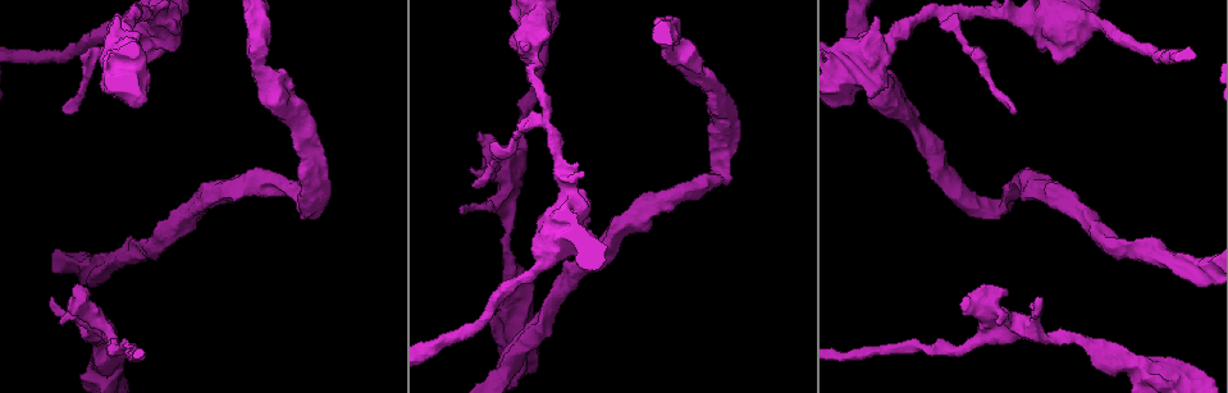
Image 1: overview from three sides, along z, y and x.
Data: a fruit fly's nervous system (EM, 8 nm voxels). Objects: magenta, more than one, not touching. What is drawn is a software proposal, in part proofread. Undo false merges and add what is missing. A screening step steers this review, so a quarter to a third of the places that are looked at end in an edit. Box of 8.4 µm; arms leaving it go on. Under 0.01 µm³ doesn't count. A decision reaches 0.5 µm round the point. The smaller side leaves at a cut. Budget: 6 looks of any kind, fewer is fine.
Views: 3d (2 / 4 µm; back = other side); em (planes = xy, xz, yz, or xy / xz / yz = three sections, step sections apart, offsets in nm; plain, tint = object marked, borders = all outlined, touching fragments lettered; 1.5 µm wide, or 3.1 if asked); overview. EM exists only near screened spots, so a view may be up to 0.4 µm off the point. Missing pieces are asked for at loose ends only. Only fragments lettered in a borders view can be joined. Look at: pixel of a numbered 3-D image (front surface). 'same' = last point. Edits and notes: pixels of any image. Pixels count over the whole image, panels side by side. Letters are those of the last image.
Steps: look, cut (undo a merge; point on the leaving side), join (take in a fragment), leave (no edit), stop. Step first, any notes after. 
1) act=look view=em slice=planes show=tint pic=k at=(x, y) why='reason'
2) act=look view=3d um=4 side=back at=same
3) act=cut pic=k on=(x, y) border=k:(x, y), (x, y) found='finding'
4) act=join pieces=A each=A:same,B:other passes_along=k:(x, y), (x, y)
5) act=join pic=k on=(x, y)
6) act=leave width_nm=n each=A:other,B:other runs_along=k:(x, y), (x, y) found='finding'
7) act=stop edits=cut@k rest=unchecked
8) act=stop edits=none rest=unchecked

act=look view=3d um=2 pic=1 at=(915, 124) why='thick turns thin'

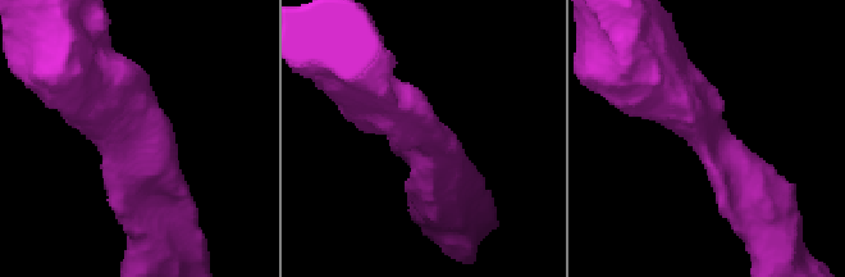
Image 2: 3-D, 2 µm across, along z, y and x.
act=look view=em slice=planes show=borders pic=2 at=(717, 135) arm_widths_nm=380,440 why='shape alone is not enough'

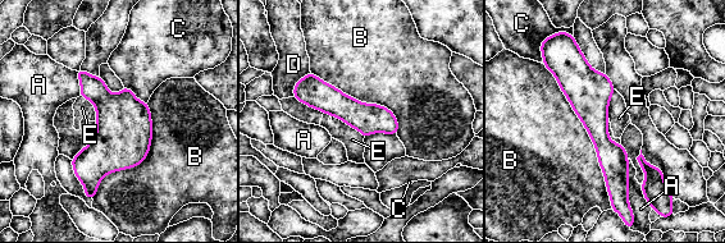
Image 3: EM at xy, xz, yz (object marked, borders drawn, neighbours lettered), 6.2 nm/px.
act=leave each=A:other,B:other,C:other,D:other,E:other runs_along=3:(578, 55), (616, 192) found='one neuron here'

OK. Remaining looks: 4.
act=look view=3d um=2 pic=1 at=(721, 168) why='abrupt turn'

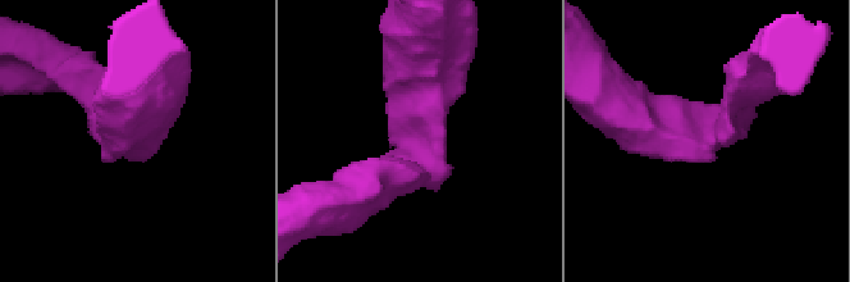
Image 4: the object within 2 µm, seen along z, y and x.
act=look view=em slice=planes show=borders pic=4 at=(716, 135) arm_widths_nm=280,380

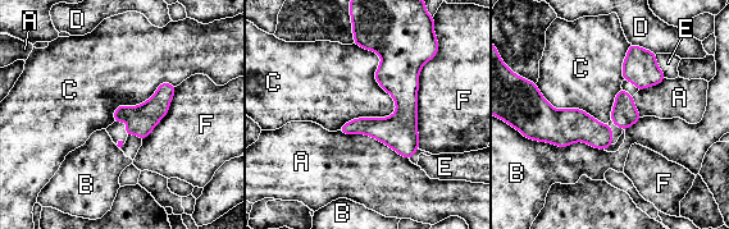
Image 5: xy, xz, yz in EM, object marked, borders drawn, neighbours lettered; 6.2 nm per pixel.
act=leave width_nm=170 each=A:other,B:other,C:other,D:other,E:other,F:other border=5:(354, 42), (396, 109), (338, 129) found='one neuron here'

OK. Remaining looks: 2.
act=look view=em slice=planes show=plain pic=1 at=(471, 168) why='branch stops here'

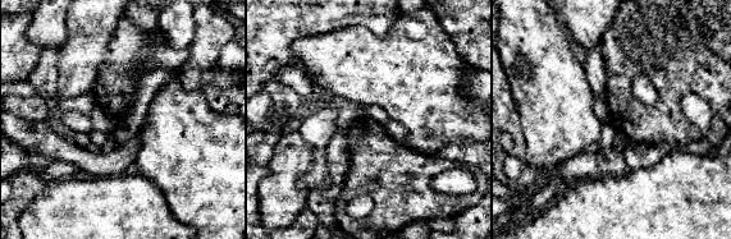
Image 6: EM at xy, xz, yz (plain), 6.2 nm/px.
act=look view=em slice=planes show=borders at=same why='what lies round it'

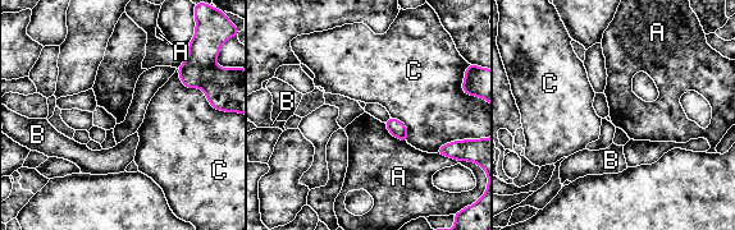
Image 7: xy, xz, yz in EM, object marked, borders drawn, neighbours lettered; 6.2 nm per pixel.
act=leave each=A:other,B:other,C:other border=7:(177, 69), (234, 113) found='none of them fits'

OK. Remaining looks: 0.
act=stop edits=none rest=unchecked

